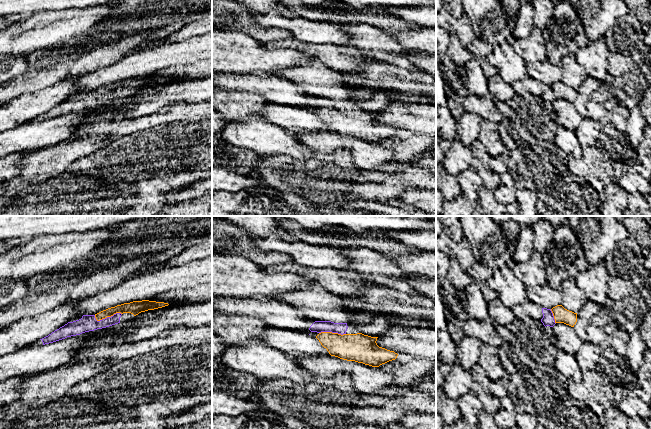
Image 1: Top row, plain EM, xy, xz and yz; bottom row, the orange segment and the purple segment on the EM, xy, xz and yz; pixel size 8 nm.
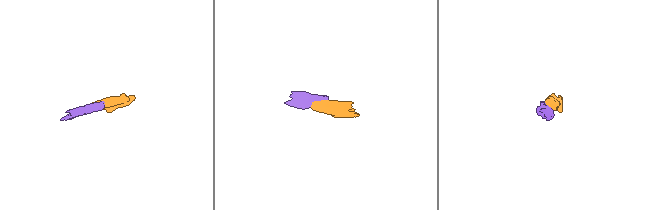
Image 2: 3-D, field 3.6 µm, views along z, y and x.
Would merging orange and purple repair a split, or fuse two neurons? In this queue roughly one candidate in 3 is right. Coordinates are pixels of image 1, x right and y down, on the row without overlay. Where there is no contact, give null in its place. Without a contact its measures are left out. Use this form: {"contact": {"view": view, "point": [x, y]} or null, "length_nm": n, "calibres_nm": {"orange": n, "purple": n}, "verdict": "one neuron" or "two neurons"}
{"contact": {"view": "xy", "point": [107, 92]}, "length_nm": 220, "calibres_nm": {"orange": 110, "purple": 130}, "verdict": "one neuron"}

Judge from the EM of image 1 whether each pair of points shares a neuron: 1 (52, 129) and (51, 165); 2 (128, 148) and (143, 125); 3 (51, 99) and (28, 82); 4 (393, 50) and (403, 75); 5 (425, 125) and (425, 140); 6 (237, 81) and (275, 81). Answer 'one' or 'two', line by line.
1: two
2: two
3: two
4: two
5: two
6: one

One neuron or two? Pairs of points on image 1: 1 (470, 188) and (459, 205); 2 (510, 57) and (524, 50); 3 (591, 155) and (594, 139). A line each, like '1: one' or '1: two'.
1: two
2: two
3: two

